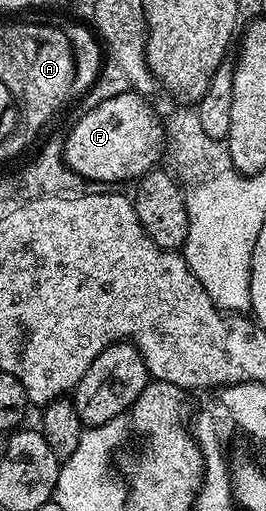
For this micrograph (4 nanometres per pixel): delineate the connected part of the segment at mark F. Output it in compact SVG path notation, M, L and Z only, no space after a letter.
M129 91L117 95L84 111L72 125L64 141L64 162L78 175L88 181L132 181L135 182L154 167L166 153L164 122L157 110L152 109L151 100L137 92Z

